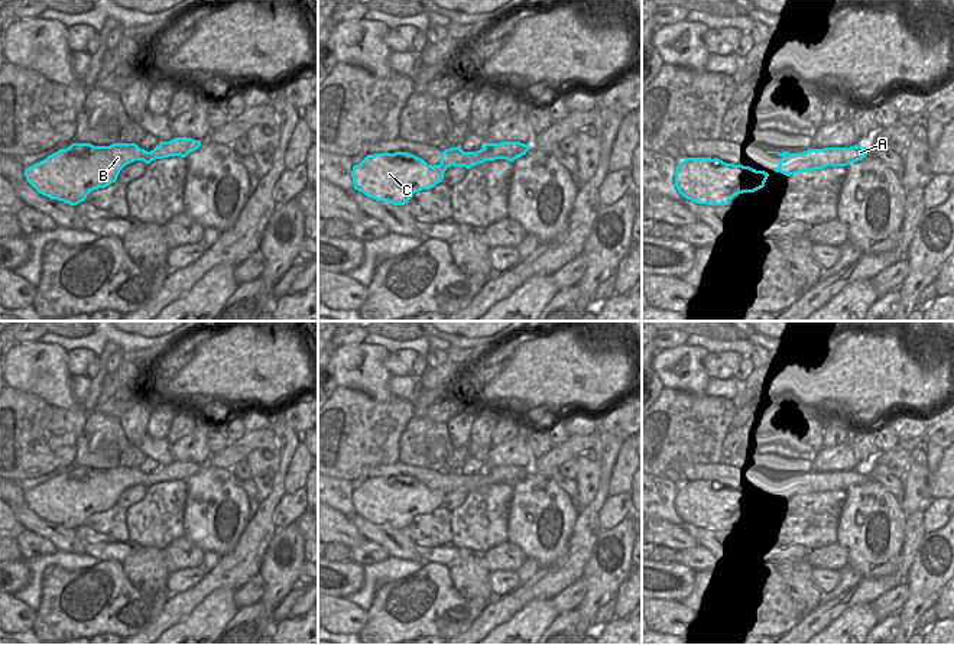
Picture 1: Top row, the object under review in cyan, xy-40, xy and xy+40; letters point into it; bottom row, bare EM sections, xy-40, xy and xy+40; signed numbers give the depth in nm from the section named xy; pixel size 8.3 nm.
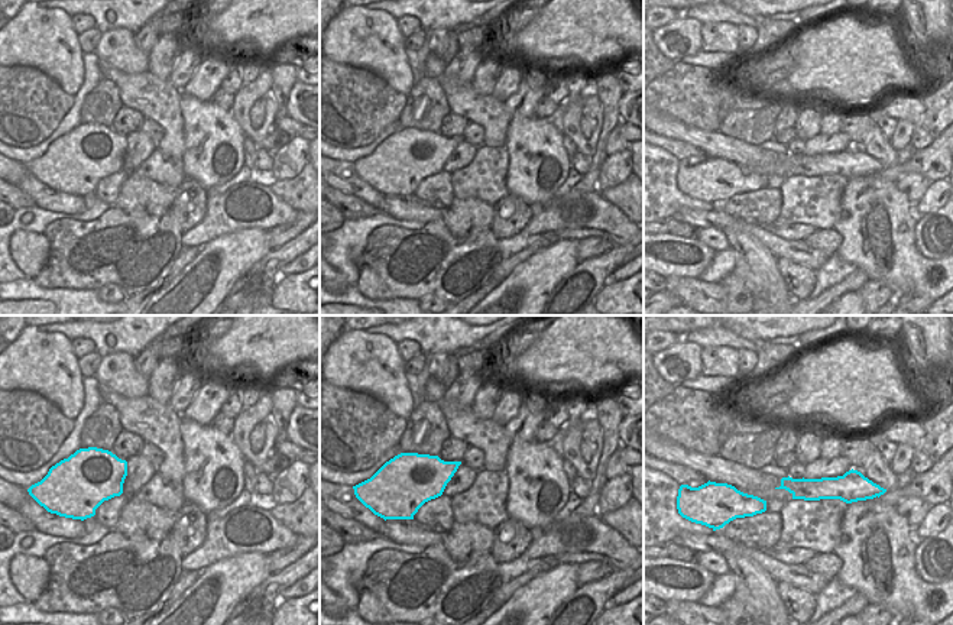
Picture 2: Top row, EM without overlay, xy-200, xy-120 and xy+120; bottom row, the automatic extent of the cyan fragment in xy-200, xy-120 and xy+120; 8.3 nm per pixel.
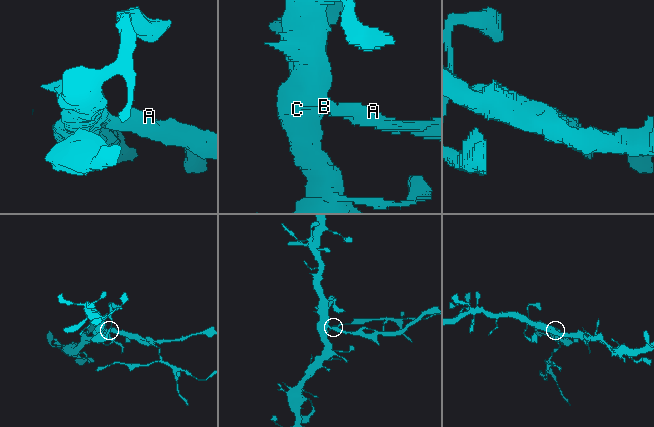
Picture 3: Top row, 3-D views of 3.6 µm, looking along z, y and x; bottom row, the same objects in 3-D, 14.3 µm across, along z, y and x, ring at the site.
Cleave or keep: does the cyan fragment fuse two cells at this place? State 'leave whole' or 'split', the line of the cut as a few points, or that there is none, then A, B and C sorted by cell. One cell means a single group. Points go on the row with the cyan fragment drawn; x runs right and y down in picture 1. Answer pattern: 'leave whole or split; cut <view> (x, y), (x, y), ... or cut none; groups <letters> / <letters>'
split; cut xy (495, 156), (476, 164); groups A / B C

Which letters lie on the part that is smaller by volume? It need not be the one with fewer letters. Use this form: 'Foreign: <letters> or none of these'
Foreign: A

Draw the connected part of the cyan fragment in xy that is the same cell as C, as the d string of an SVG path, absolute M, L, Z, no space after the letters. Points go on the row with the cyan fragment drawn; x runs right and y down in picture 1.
M450 148L441 153L439 165L428 165L424 159L408 153L374 153L367 155L353 166L351 176L354 189L376 201L387 201L393 205L405 205L415 192L431 189L442 182L444 172L450 166L471 166L493 159L493 155L464 152Z

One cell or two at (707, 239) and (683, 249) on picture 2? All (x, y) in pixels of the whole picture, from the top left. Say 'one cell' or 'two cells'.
two cells

